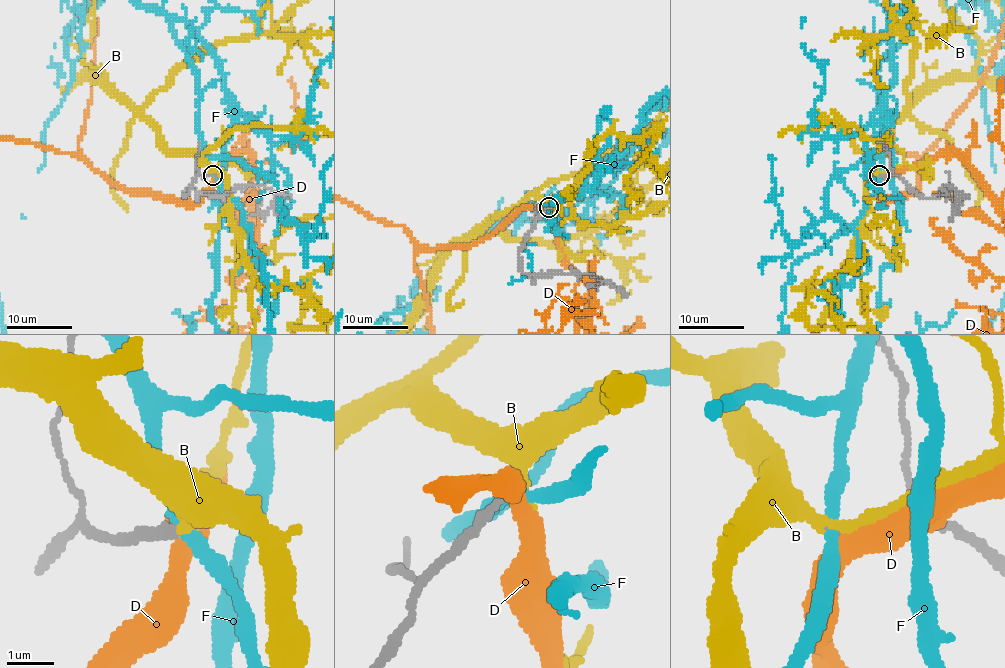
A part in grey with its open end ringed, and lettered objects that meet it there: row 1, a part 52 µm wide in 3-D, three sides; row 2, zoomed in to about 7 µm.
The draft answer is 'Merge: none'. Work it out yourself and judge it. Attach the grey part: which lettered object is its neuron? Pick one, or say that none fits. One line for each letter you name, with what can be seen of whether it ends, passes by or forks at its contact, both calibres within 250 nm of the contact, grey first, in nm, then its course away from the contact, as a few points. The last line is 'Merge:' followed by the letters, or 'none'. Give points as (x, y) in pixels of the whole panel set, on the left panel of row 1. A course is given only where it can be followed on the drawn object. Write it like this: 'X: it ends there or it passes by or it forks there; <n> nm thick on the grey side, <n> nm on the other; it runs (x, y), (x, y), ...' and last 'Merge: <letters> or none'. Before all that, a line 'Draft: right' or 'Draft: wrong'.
Draft: wrong
B: it passes by; 200 nm thick on the grey side, 240 nm on the other
Merge: B

